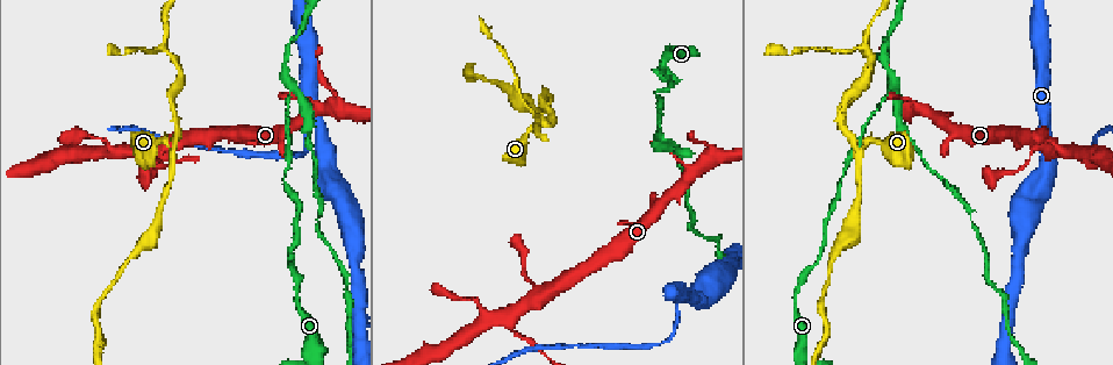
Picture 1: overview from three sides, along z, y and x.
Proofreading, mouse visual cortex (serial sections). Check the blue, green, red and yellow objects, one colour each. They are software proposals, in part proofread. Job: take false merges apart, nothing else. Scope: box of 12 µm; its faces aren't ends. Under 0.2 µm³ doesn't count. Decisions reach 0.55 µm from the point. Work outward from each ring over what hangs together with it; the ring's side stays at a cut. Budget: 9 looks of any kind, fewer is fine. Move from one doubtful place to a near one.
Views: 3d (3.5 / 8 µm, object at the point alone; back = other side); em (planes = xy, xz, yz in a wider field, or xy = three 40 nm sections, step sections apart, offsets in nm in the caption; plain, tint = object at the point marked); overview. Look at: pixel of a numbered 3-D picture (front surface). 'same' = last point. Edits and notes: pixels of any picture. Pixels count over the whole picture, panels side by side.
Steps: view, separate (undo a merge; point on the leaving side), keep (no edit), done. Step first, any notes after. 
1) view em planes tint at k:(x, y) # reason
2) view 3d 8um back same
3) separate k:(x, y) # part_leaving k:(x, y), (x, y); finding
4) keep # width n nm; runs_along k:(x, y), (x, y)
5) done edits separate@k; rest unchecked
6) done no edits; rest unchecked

view 3d 3.5um at 1:(860, 151) # three arms meet

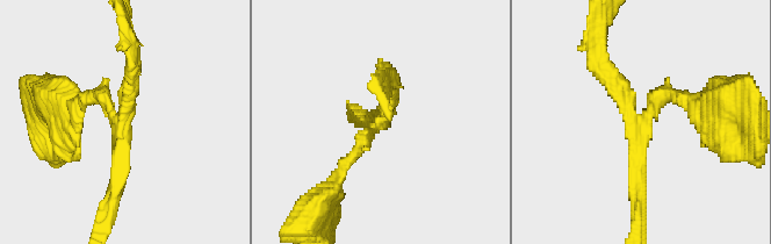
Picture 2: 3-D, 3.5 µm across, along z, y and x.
view em planes tint at 2:(642, 126) # shape alone is not enough

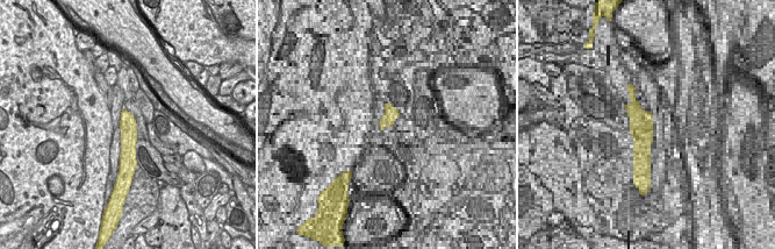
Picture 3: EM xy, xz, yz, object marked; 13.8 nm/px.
keep # arms 3; runs_along 3:(124, 113), (128, 153), (123, 158); all the same cell

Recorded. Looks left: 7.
view 3d 3.5um at 1:(836, 247) # calibre changes

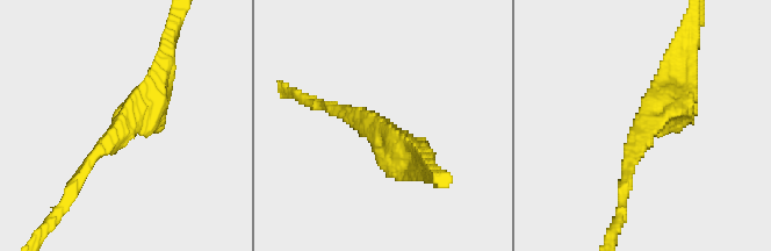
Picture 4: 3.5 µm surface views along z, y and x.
view em xy step 2 tint at 4:(375, 127) # arm_widths 200, 450 nm; need the tissue

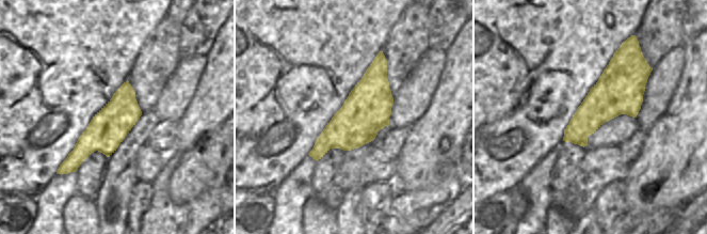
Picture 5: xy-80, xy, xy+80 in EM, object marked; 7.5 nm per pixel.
keep # runs_along 5:(381, 56), (371, 98), (315, 156); continuous, no second cell

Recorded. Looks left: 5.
view 3d 8um at 1:(667, 76) # thin neck

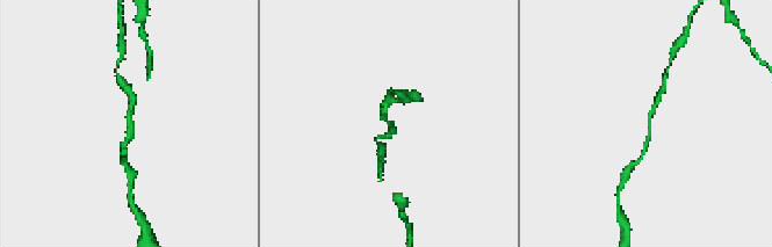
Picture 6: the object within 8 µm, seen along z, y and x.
view em planes tint at 6:(128, 131) # arm_widths 150, 150 nm; shape alone is not enough

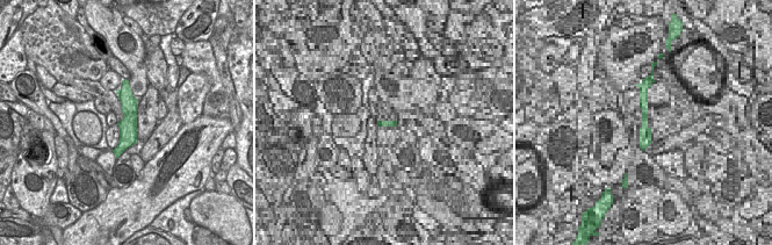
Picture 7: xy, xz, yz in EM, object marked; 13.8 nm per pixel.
keep # runs_along 7:(125, 86), (128, 137), (117, 152); continuous, no second cell

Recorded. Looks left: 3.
view 3d 3.5um at 1:(292, 88) # three-way junction

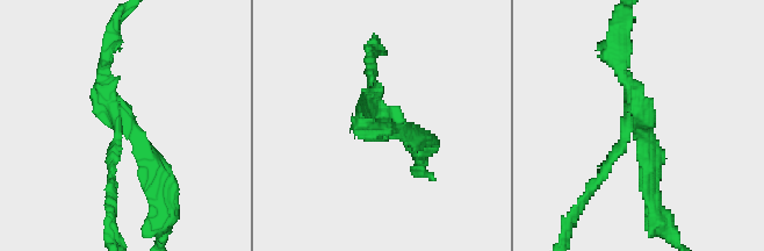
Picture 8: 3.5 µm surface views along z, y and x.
view em planes tint at 8:(639, 122) # arms 3; arm_widths 150, 200, 300 nm; shape alone is not enough

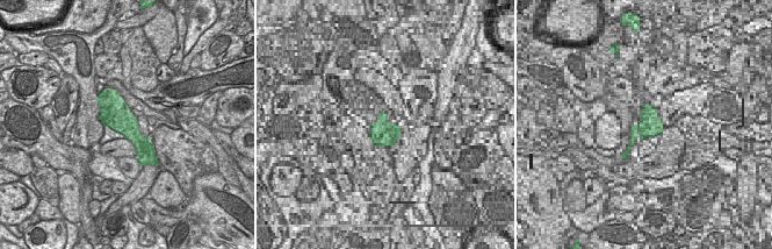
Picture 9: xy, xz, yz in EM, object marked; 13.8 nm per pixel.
separate 8:(151, 155) # two cells meet here

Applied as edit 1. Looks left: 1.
done edits separate@8; rest unchecked

